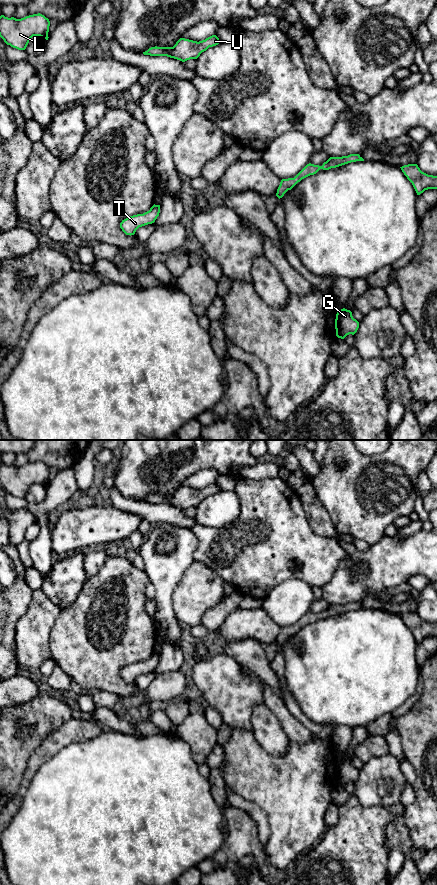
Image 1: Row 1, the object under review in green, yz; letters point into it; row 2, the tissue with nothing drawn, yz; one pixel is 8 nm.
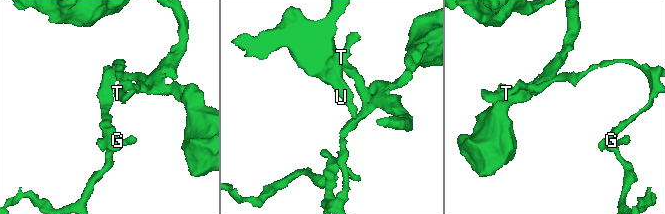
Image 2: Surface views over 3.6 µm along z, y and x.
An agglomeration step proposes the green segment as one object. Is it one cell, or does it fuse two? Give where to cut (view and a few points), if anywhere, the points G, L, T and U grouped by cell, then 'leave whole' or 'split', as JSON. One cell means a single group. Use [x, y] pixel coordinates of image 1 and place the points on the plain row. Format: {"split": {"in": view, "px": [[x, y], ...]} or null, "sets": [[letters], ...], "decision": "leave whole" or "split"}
{"split": null, "sets": [["G", "L", "T", "U"]], "decision": "leave whole"}

